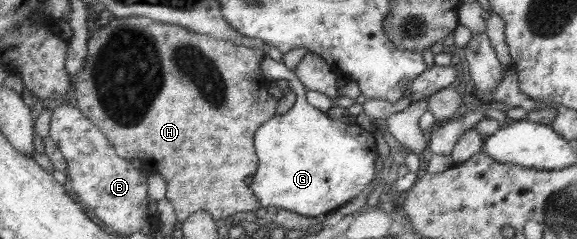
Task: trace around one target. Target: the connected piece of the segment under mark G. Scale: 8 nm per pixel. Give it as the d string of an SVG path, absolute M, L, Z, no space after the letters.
M264 56L264 76L274 82L285 79L295 94L295 103L285 114L260 124L254 134L258 167L252 175L250 189L257 205L260 208L274 206L300 216L315 217L326 216L354 200L374 178L377 152L372 136L360 126L330 120L326 114L306 103L304 85L282 62Z

